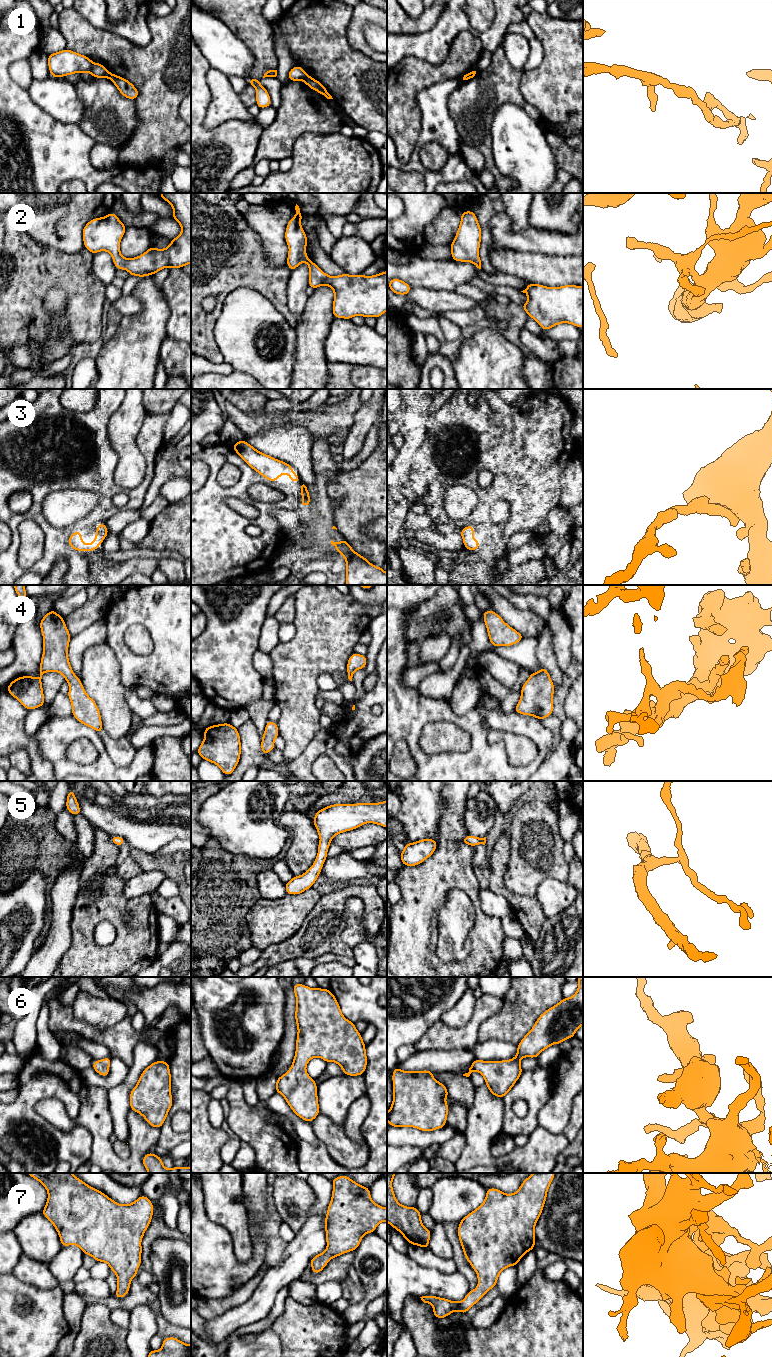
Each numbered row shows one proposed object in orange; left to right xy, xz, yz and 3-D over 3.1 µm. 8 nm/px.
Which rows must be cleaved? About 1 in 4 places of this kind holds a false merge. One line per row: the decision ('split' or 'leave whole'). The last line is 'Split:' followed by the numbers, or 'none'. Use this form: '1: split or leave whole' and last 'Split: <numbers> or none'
1: split
2: leave whole
3: leave whole
4: leave whole
5: leave whole
6: leave whole
7: leave whole
Split: 1

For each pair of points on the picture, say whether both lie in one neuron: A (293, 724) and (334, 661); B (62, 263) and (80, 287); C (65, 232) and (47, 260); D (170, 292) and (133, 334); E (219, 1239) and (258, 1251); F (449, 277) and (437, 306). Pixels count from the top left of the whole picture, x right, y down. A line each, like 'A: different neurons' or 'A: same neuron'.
A: same neuron
B: same neuron
C: different neurons
D: different neurons
E: same neuron
F: different neurons

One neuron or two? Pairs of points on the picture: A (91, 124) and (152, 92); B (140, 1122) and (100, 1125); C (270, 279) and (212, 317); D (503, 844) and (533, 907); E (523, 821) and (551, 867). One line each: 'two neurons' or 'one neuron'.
A: two neurons
B: one neuron
C: one neuron
D: one neuron
E: one neuron

